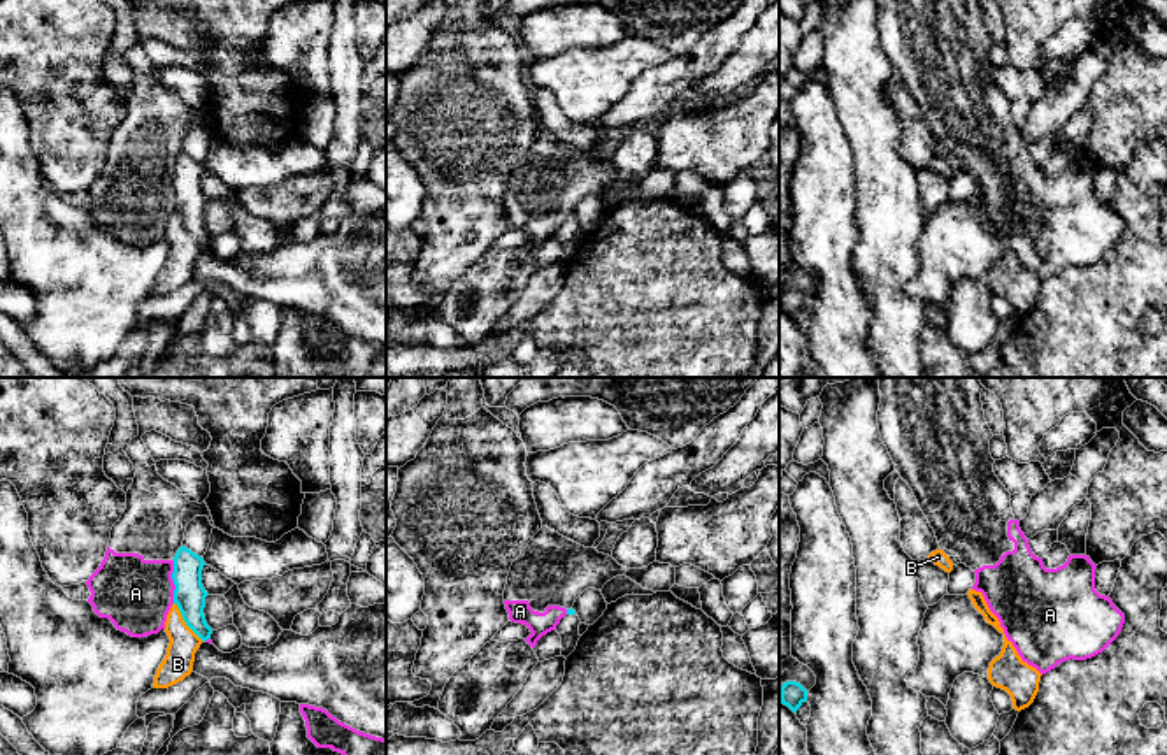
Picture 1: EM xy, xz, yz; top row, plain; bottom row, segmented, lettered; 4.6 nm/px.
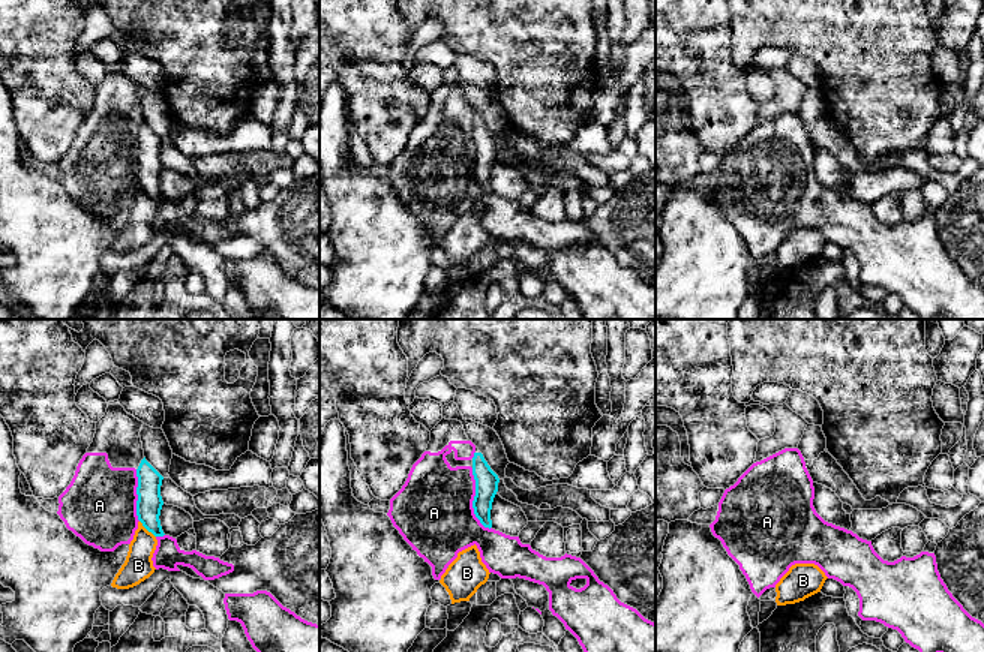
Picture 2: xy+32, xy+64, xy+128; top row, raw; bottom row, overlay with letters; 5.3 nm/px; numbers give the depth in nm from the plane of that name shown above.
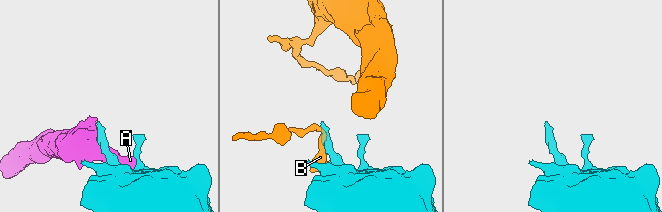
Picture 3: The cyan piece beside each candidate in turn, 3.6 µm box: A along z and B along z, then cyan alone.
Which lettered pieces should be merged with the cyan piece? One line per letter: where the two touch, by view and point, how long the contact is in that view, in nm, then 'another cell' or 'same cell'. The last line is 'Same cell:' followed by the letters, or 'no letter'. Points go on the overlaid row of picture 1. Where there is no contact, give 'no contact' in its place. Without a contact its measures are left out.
A: xy (174, 582) | 200 nm | another cell
B: xy (185, 620) | 220 nm | another cell
Same cell: no letter

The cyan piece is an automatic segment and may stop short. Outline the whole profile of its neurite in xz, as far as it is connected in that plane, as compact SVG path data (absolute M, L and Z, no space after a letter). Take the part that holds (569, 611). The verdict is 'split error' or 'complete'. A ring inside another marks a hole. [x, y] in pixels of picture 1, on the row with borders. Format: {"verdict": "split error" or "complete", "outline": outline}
{"verdict": "split error", "outline": "M570 608L570 609L567 609L567 615L560 620L560 623L555 629L562 637L562 657L565 657L565 658L577 646L577 641L581 637L579 636L579 625L581 625L581 620L576 615L576 611Z"}

